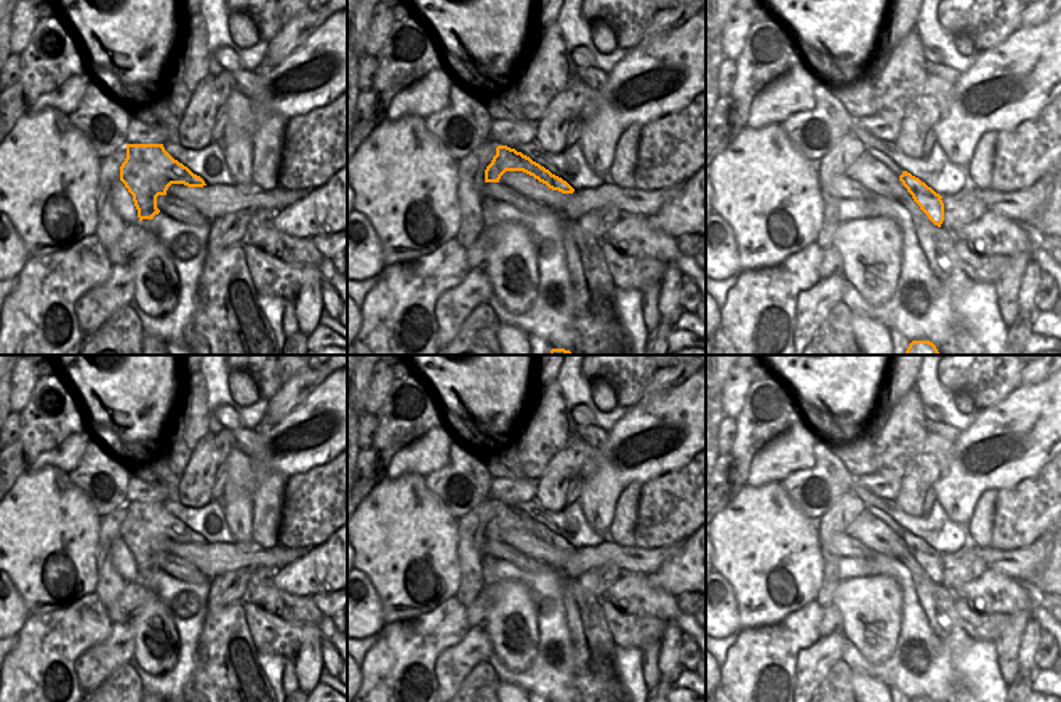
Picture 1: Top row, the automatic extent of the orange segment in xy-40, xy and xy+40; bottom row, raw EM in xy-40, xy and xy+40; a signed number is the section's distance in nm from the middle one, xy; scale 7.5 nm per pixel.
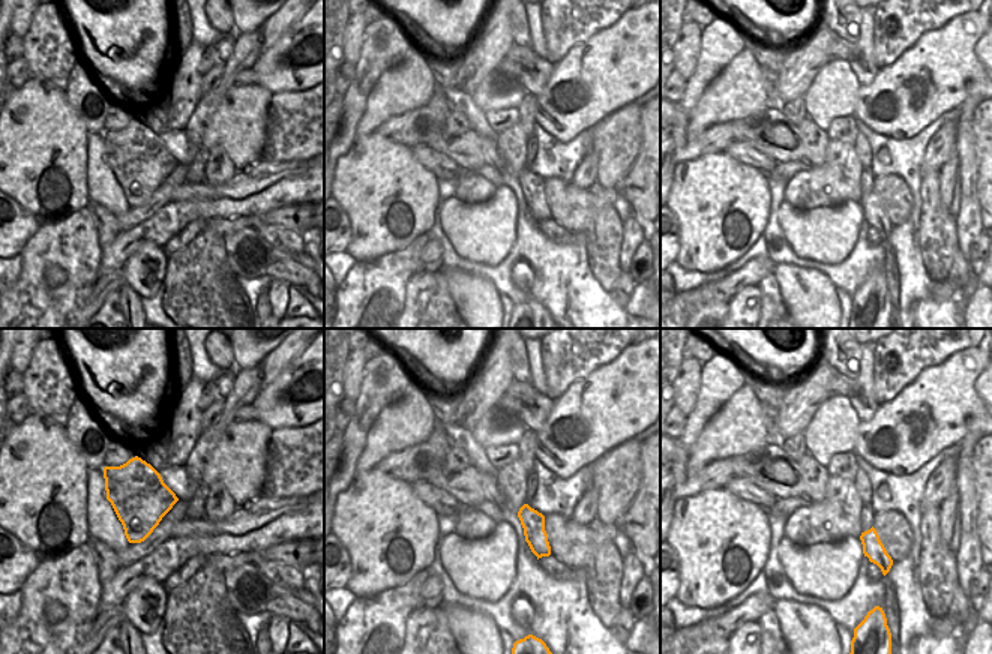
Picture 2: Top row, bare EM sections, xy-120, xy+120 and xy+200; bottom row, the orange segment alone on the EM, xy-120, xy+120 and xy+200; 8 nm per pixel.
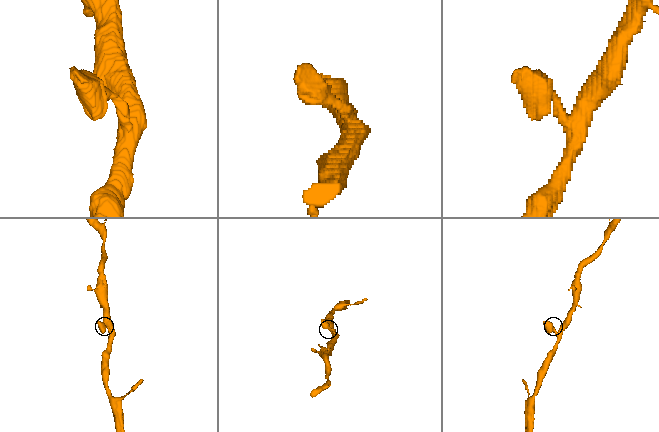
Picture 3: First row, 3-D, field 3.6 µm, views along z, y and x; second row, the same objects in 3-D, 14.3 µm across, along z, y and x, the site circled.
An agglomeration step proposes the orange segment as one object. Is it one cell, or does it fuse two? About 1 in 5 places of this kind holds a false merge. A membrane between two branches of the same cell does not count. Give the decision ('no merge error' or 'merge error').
no merge error

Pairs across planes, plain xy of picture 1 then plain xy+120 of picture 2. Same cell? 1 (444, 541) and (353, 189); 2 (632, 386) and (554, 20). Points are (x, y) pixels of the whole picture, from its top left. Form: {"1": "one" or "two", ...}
{"1": "one", "2": "one"}

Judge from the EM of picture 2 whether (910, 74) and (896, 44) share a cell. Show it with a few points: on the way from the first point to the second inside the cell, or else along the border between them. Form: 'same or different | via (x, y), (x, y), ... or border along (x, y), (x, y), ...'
different | border along (928, 30), (880, 71)

